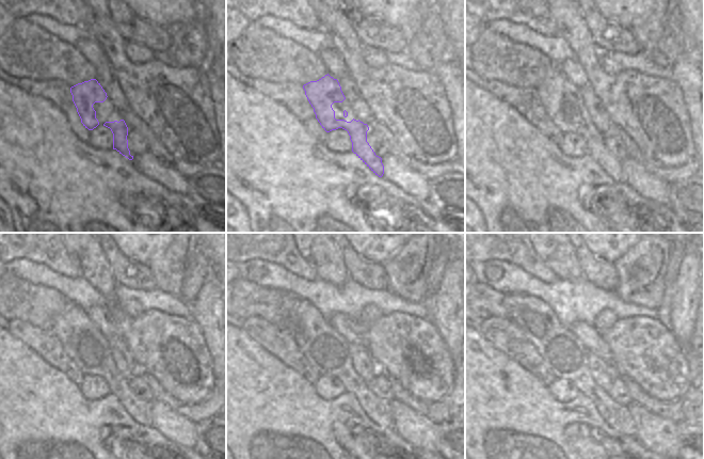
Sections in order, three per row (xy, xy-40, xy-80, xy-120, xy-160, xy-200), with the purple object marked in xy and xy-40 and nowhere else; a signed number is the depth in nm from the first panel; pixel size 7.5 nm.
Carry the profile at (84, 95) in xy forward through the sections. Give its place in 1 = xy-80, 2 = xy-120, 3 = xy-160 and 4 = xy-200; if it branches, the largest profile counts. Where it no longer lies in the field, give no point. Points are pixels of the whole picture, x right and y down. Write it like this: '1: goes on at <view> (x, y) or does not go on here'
1: goes on at xy-80 (560, 98)
2: goes on at xy-120 (81, 339)
3: goes on at xy-160 (325, 350)
4: goes on at xy-200 (563, 353)

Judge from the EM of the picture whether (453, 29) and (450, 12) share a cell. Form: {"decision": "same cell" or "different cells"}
{"decision": "same cell"}

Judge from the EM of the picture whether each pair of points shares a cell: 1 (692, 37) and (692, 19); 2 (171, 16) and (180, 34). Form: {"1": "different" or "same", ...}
{"1": "same", "2": "different"}

